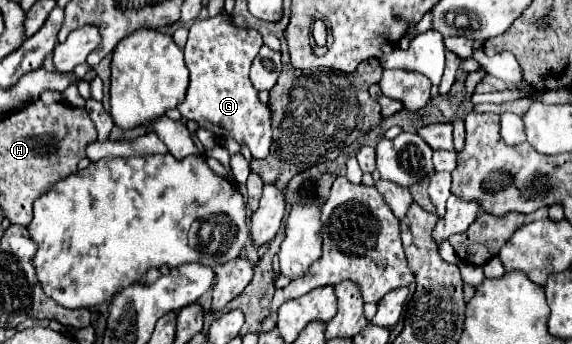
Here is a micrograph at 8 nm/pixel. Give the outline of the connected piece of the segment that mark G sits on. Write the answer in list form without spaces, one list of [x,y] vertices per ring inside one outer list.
[[[225,16],[195,20],[185,44],[185,62],[191,72],[191,82],[185,100],[177,106],[185,120],[197,122],[201,128],[211,130],[217,138],[235,138],[245,144],[253,158],[265,158],[271,150],[271,120],[267,104],[261,104],[257,90],[249,80],[249,68],[259,48],[263,46],[261,34],[253,28],[237,28]]]

